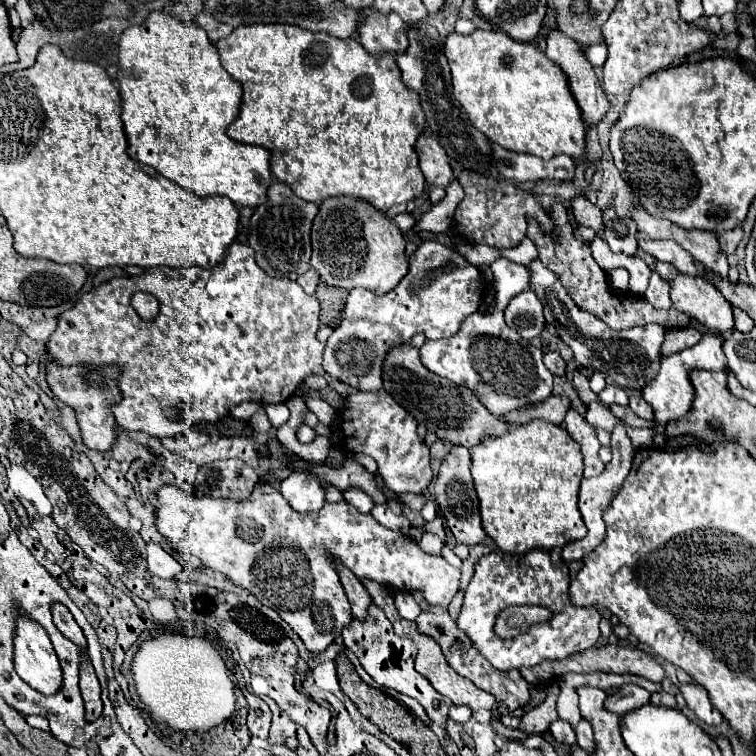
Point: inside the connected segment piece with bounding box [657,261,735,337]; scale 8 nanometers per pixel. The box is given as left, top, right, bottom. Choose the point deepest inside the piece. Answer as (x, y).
(693, 295)

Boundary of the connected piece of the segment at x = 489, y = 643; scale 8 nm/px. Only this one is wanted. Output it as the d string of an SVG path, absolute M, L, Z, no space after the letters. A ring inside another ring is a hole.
M529 551L523 555L509 555L509 553L489 553L483 555L475 565L475 575L465 591L465 601L461 607L461 615L457 625L461 631L469 635L475 649L489 659L493 667L499 671L509 669L523 669L533 667L541 661L563 661L575 653L581 653L593 647L599 639L599 621L601 615L593 607L573 609L567 605L567 591L569 591L569 569L563 561L553 559L549 551ZM531 603L553 609L553 619L543 625L531 627L525 635L517 635L513 639L501 639L495 633L495 621L503 607Z

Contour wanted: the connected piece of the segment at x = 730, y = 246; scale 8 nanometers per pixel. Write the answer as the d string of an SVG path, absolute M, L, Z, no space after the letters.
M741 227L721 233L721 235L719 235L719 241L721 241L721 249L723 249L723 253L725 253L725 255L733 255L735 249L737 249L737 245L739 245L739 241L741 241L741 237L743 237Z

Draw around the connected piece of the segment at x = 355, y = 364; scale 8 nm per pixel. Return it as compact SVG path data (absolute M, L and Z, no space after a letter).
M423 241L409 257L409 273L393 291L385 295L373 295L367 289L349 291L341 323L325 345L323 369L355 389L377 393L383 381L383 361L391 347L407 345L417 333L425 333L427 339L453 337L463 321L479 309L485 287L481 271L461 253L439 241Z

